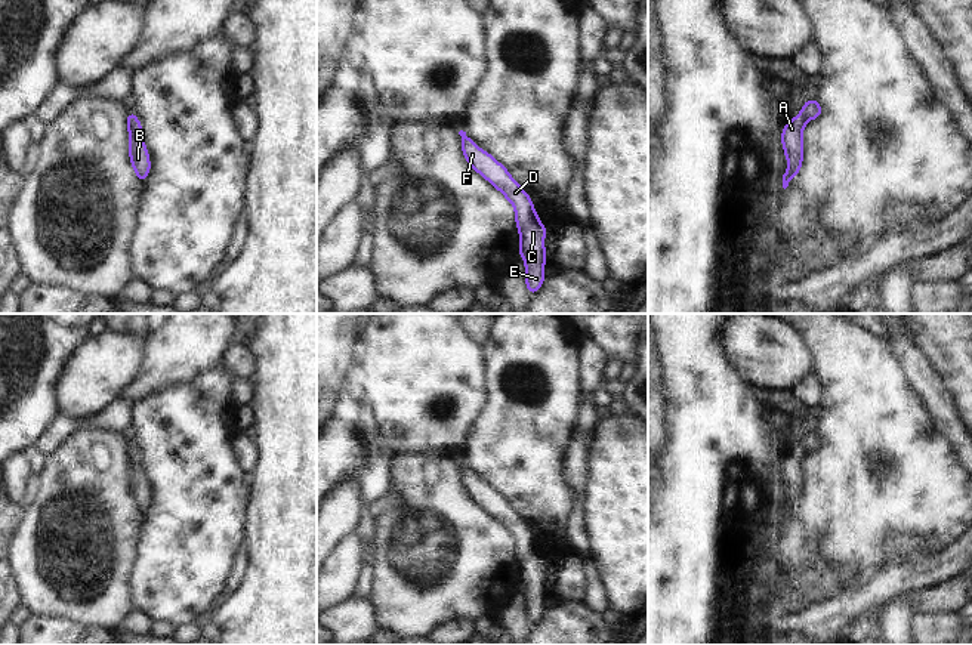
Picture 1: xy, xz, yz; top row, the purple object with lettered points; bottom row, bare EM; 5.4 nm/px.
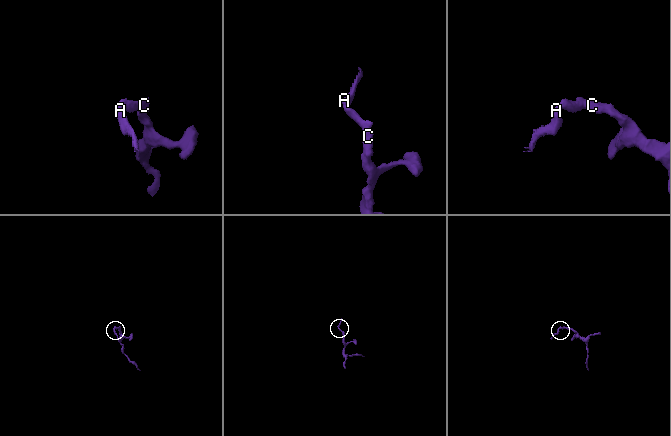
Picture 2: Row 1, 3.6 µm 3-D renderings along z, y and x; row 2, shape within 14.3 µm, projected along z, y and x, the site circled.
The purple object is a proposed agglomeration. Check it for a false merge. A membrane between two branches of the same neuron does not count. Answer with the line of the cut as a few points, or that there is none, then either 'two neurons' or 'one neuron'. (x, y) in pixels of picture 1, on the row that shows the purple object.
no cut | one neuron

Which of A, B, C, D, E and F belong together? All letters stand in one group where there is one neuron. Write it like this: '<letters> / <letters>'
A B C D E F

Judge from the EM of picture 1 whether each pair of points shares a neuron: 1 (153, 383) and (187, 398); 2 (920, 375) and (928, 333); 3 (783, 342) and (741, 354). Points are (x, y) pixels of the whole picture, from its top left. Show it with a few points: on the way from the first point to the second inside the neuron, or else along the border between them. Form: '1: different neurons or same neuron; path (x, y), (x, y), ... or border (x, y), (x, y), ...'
1: different neurons; border (197, 376), (191, 382), (164, 388), (135, 404)
2: different neurons; border (909, 336), (941, 382)
3: same neuron; path (773, 351), (752, 351)

